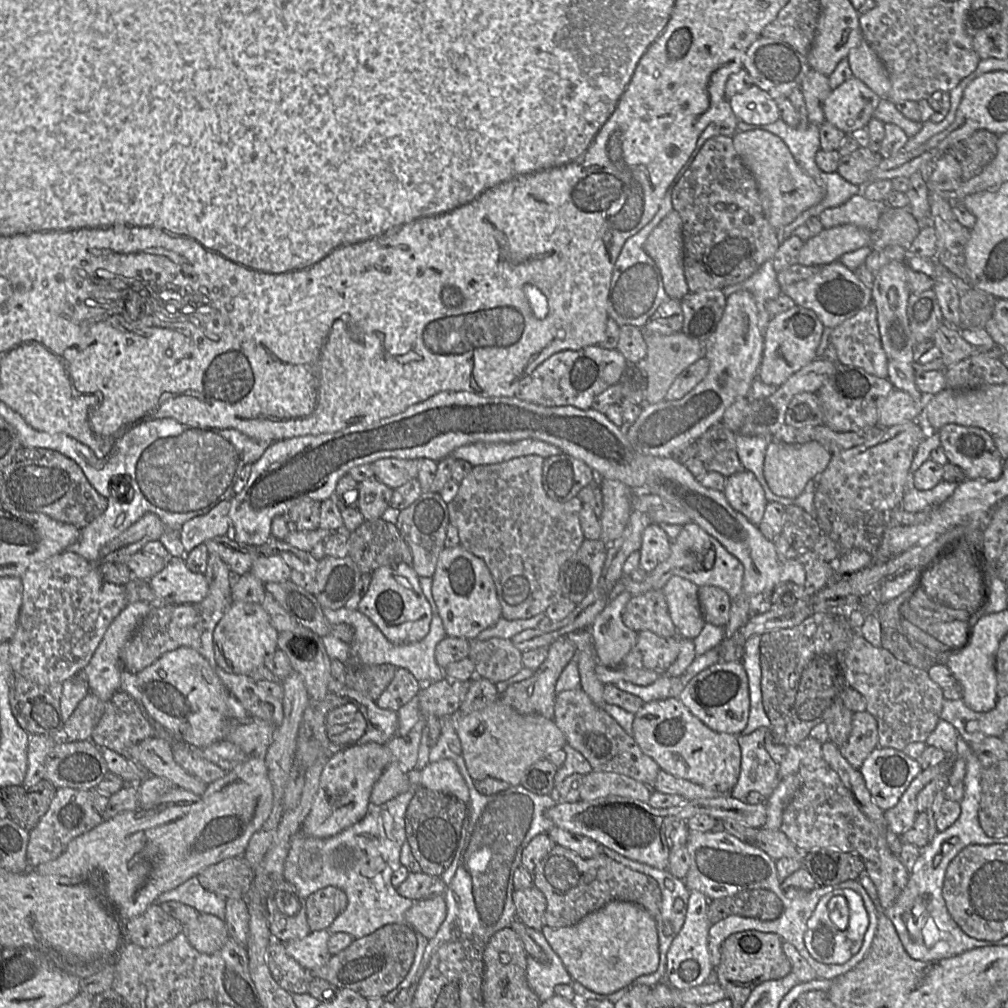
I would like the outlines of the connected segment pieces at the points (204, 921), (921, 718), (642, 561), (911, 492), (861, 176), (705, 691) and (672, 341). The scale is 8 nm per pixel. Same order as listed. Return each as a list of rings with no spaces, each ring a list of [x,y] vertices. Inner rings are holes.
[[[199,913],[197,921],[185,927],[183,932],[189,943],[205,954],[219,951],[230,938],[225,921],[207,913]]]
[[[856,630],[845,650],[845,678],[848,686],[864,697],[865,710],[876,719],[880,748],[903,750],[911,743],[925,742],[941,720],[944,690],[929,677],[928,671],[896,659],[887,650],[872,645]]]
[[[651,523],[642,534],[639,552],[639,568],[647,573],[667,560],[672,540],[659,524]]]
[[[943,480],[930,490],[919,490],[915,487],[907,488],[898,508],[910,513],[931,511],[930,509],[947,500],[957,486],[956,483]]]
[[[859,147],[849,155],[842,156],[836,172],[851,184],[864,186],[869,182],[871,171],[882,157],[869,147]]]
[[[742,662],[717,663],[702,670],[686,684],[677,699],[712,730],[740,735],[750,712],[749,682]]]
[[[644,330],[644,340],[647,348],[646,355],[635,365],[644,378],[643,402],[654,404],[666,399],[667,391],[683,370],[705,356],[705,347],[703,343],[682,331],[662,335]]]

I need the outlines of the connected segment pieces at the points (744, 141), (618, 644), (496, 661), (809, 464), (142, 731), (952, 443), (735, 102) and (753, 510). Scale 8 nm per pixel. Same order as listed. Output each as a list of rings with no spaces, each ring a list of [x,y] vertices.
[[[766,130],[737,131],[732,137],[743,164],[753,175],[760,193],[763,213],[775,230],[792,223],[810,207],[820,203],[825,190],[796,162],[789,148],[778,136]]]
[[[623,591],[614,600],[610,600],[589,628],[593,637],[596,660],[602,665],[614,666],[623,662],[624,657],[637,642],[638,632],[628,628],[622,621],[623,611],[632,597],[632,594]]]
[[[490,638],[469,640],[468,658],[474,663],[475,678],[501,683],[517,674],[522,668],[522,651],[509,639]]]
[[[772,441],[766,450],[763,474],[770,490],[777,496],[796,499],[805,489],[806,484],[824,472],[832,454],[819,442],[788,444]]]
[[[117,691],[107,702],[90,740],[99,748],[110,749],[130,759],[130,749],[154,735],[153,722],[127,693]]]
[[[946,424],[935,432],[940,440],[948,462],[960,467],[969,479],[994,481],[1000,478],[1006,458],[1003,458],[994,443],[994,436],[975,426]]]
[[[756,85],[728,98],[738,120],[754,125],[766,125],[780,119],[774,98]]]
[[[744,470],[726,477],[722,491],[736,511],[753,524],[760,524],[769,501],[754,473]]]

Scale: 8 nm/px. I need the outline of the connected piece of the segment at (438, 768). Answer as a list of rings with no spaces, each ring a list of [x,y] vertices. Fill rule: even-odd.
[[[448,759],[429,762],[419,772],[419,787],[450,794],[469,802],[469,790],[455,763]]]

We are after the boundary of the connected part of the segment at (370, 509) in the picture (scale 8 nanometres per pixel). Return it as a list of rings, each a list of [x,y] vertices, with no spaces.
[[[370,478],[359,482],[356,508],[361,512],[365,520],[378,519],[389,508],[389,502],[393,493],[392,488]]]

